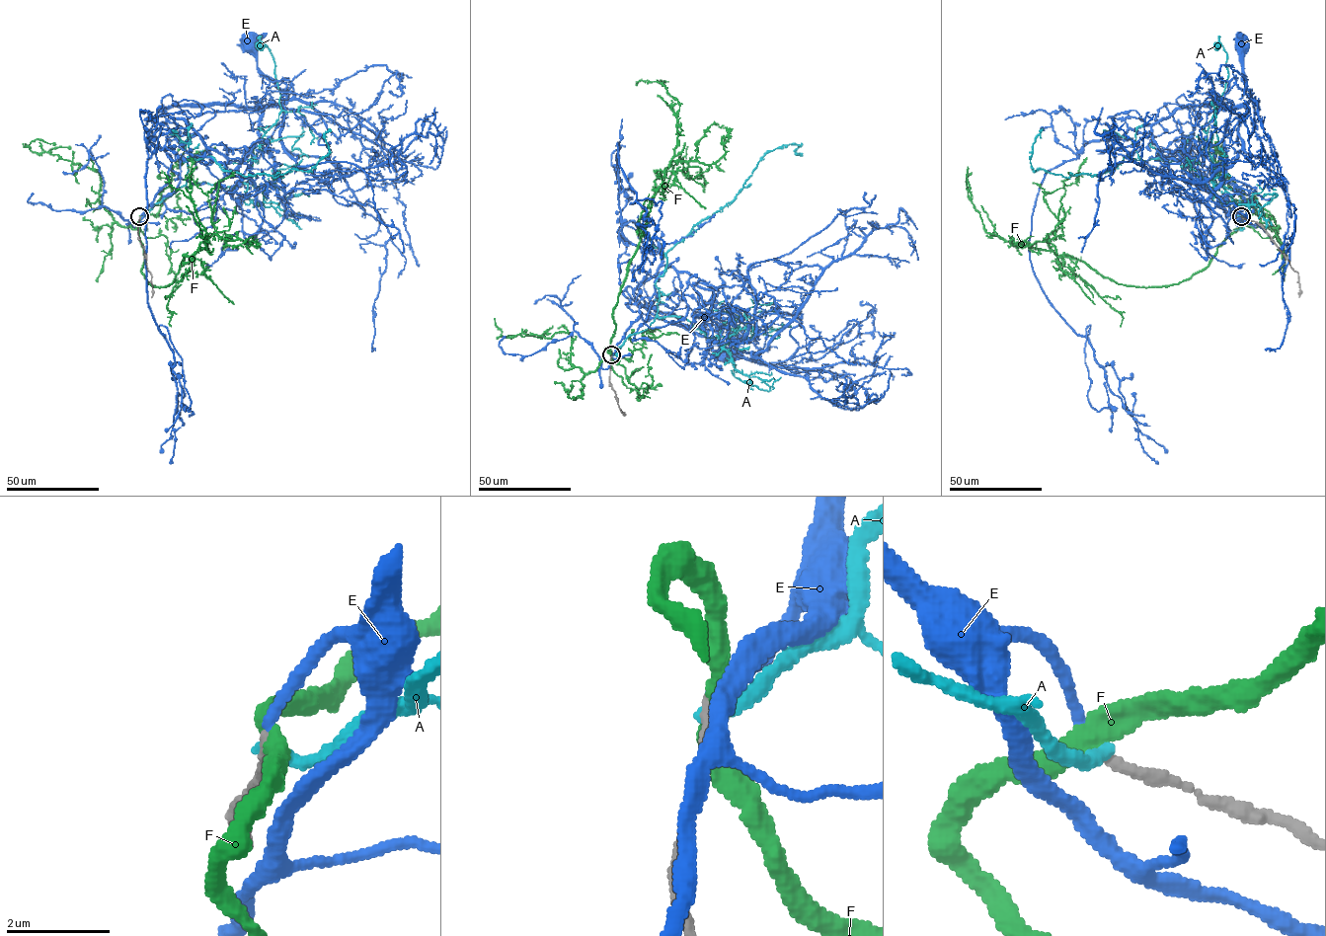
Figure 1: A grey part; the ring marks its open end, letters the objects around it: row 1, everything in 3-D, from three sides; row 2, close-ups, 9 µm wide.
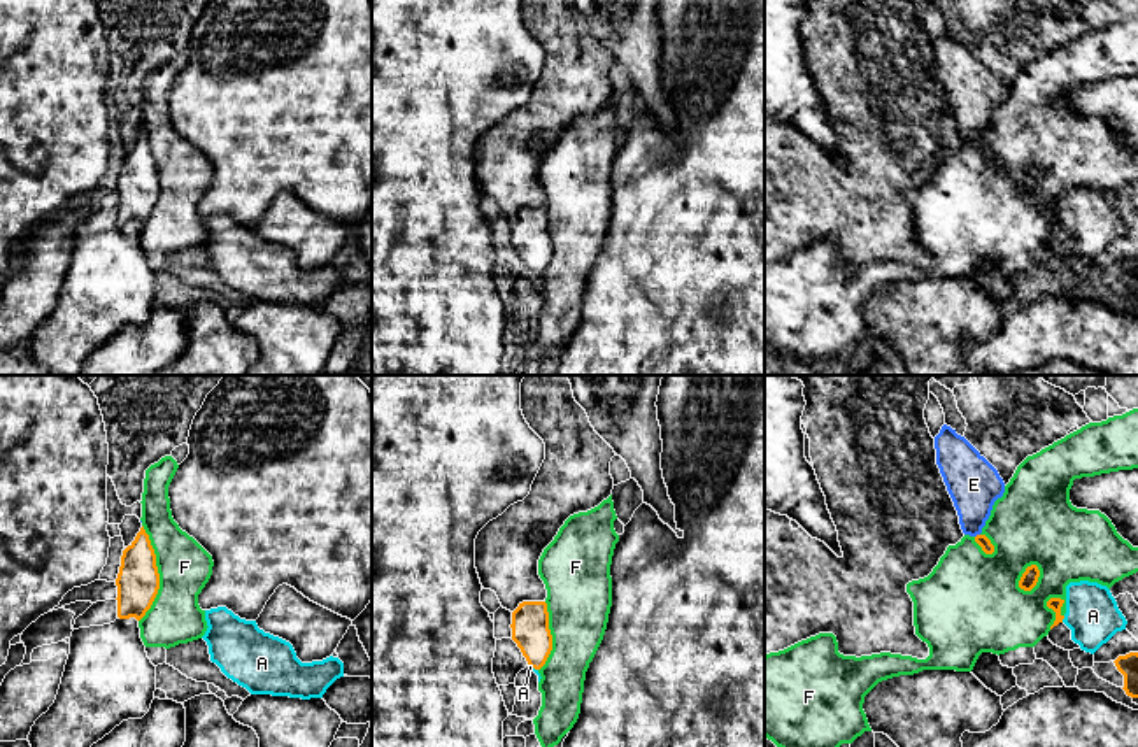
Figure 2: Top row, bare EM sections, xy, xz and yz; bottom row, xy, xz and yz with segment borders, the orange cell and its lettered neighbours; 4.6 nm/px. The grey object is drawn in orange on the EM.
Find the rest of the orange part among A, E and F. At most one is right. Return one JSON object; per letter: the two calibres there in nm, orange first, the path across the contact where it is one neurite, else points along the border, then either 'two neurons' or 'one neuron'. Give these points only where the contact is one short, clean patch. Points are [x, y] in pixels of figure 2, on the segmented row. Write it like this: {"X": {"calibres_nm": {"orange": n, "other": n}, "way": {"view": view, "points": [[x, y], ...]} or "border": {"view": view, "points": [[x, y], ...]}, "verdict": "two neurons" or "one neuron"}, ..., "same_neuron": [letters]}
{"A": {"calibres_nm": {"orange": 60, "other": 240}, "verdict": "two neurons"}, "E": {"calibres_nm": {"orange": 60, "other": 240}, "way": {"view": "yz", "points": [[982, 540], [977, 535], [974, 484]]}, "verdict": "one neuron"}, "F": {"calibres_nm": {"orange": 190, "other": 240}, "verdict": "two neurons"}, "same_neuron": ["E"]}

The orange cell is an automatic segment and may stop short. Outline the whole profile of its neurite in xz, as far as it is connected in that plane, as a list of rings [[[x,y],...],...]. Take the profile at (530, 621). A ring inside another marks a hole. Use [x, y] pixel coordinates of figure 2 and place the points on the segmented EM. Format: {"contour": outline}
{"contour": [[[523,601],[512,612],[512,640],[521,649],[528,666],[540,670],[551,651],[552,635],[545,601]]]}

